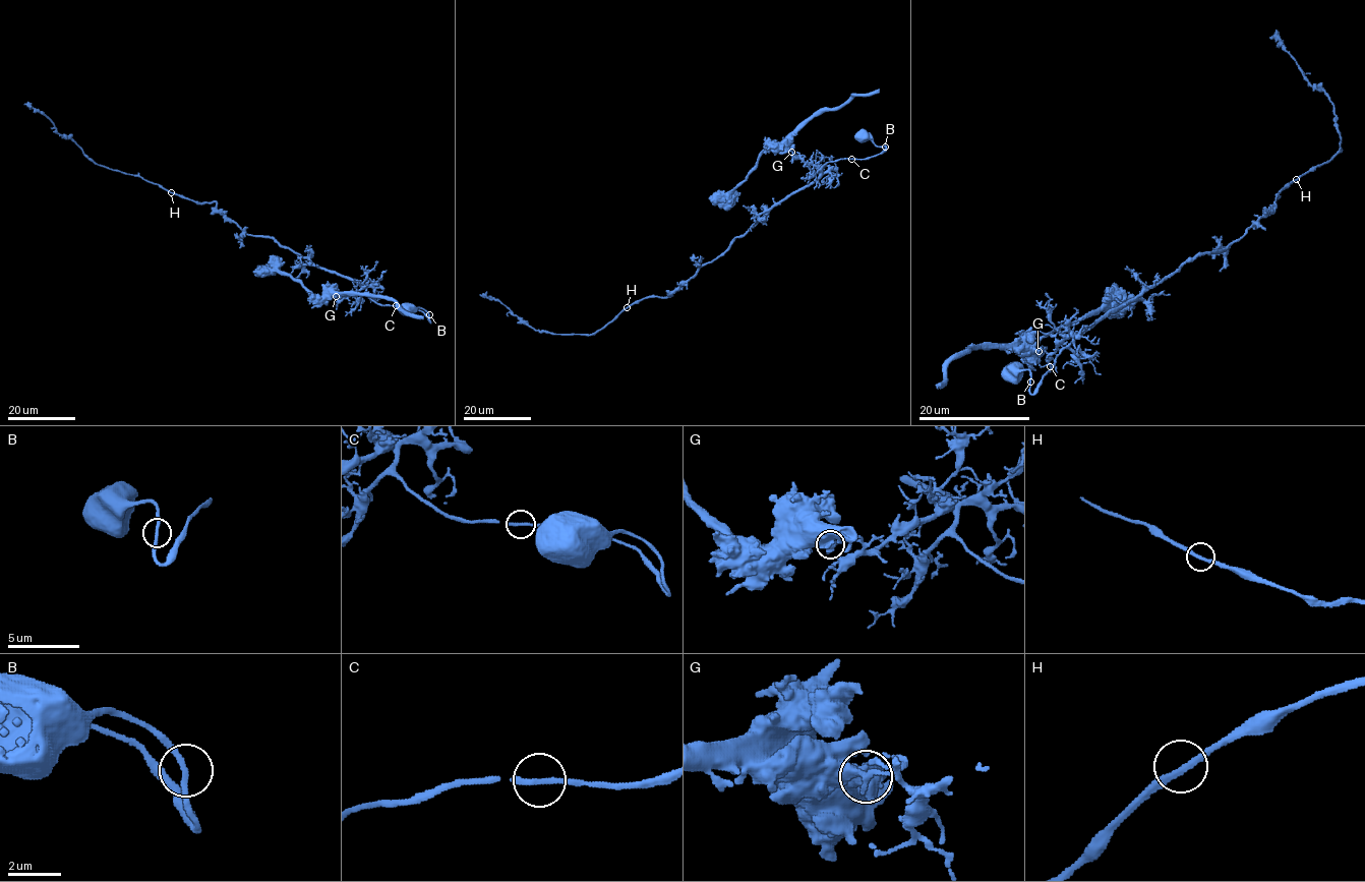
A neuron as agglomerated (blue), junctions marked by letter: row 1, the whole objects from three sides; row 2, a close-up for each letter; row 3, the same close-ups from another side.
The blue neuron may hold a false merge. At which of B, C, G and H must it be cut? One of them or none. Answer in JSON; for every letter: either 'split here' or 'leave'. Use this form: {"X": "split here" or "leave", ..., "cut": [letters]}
{"B": "leave", "C": "leave", "G": "split here", "H": "leave", "cut": ["G"]}

